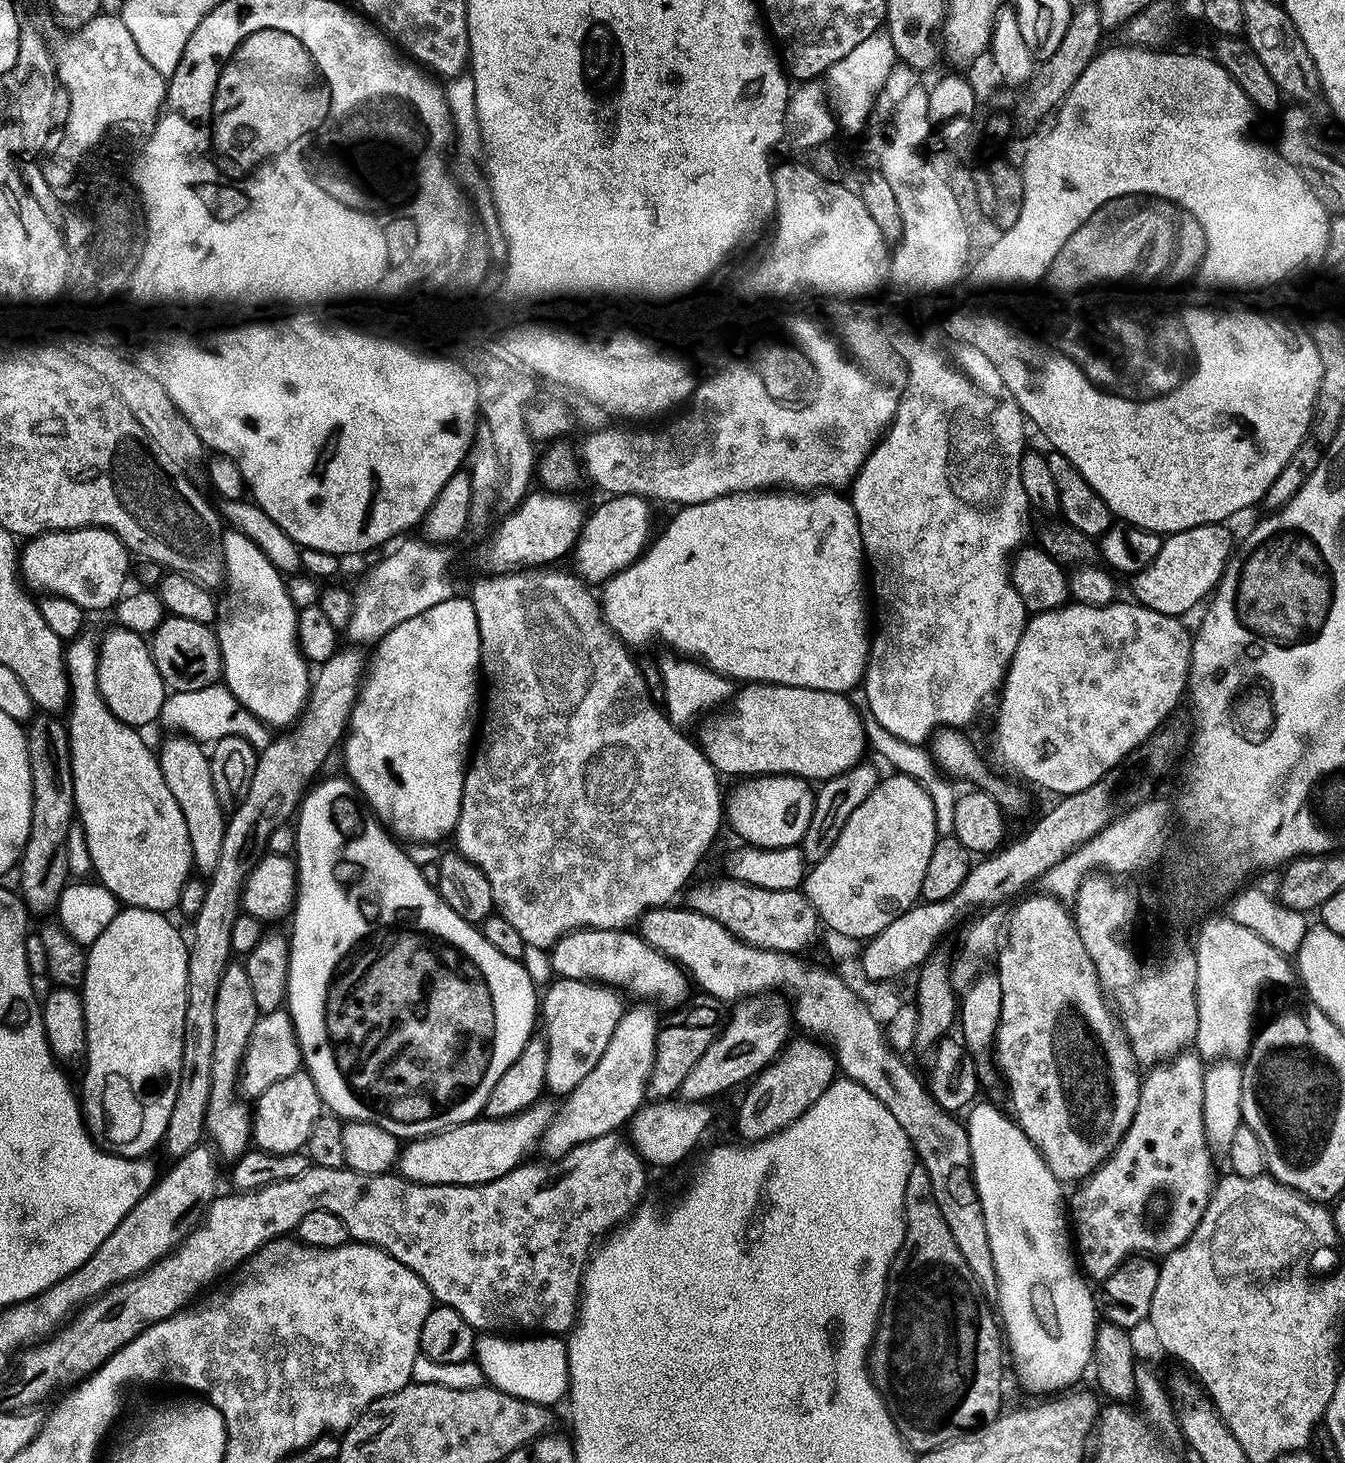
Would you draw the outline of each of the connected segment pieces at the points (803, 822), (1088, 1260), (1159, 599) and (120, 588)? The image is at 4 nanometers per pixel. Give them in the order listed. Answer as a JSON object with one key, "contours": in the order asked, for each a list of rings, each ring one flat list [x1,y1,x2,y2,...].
{"contours":[[[758,775,738,783,726,796,726,824,753,848,790,848,803,841,814,810,814,788,792,775]],[[1192,1050,1177,1052,1171,1060,1151,1065,1140,1081,1140,1101,1126,1134,1108,1159,1079,1181,1072,1196,1070,1192,1067,1197,1074,1248,1085,1277,1103,1282,1129,1256,1163,1258,1185,1244,1196,1229,1218,1179,1218,1172,1212,1169,1214,1153,1208,1146,1202,1118,1205,1067,1205,1061]],[[1223,523,1203,524,1202,526,1194,526,1190,530,1165,535,1161,539,1160,549,1154,558,1154,562,1150,562,1150,566,1146,566,1141,572,1135,573,1131,577,1131,599,1150,610,1158,610,1158,614,1187,617,1187,612,1200,599,1203,601,1205,598,1211,597,1217,582,1222,578,1224,567,1228,565,1228,557,1234,551,1234,539,1232,540,1231,534,1224,528,1227,527]],[[69,528,66,532,44,532,41,536,31,537,25,544,28,545,25,548,23,545,18,556,18,572,29,589,37,588,40,594,60,596,88,612,109,611,123,597,124,586,132,570,132,556,121,539,108,528]]]}

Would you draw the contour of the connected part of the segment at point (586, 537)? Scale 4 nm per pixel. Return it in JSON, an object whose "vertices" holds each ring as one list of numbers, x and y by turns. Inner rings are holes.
{"vertices":[[609,495,593,512,591,509,587,513,576,547,570,553,570,560,576,563,575,575,585,585,603,585,604,581,629,568,642,555,650,538,651,507,653,505,643,496]]}

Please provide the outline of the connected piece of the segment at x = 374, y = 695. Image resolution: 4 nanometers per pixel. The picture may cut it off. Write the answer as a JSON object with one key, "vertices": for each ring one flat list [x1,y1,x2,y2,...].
{"vertices":[[453,594,446,602,438,602,438,606,430,606,422,614,394,626,375,645,376,653,370,656,370,663,366,668,366,675,358,688,356,705,352,707,352,714,348,718,347,735,342,741,342,752,348,759,347,775,364,791,368,804,373,808,375,819,379,820,393,837,404,840,417,840,420,844,432,844,443,836,457,831,460,823,460,807,462,806,462,790,464,789,464,774,470,760,470,749,474,744,474,733,478,728,478,705,482,700,482,688,476,685,482,676,480,666,480,631,476,617,476,605,471,599]]}

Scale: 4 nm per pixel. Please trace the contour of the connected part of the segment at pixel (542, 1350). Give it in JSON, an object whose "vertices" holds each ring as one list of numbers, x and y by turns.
{"vertices":[[480,1334,476,1338,475,1363,480,1365,483,1379,491,1387,502,1390,514,1398,529,1400,535,1404,556,1406,568,1395,568,1345,556,1334,528,1334,525,1340,511,1340,508,1334]]}

